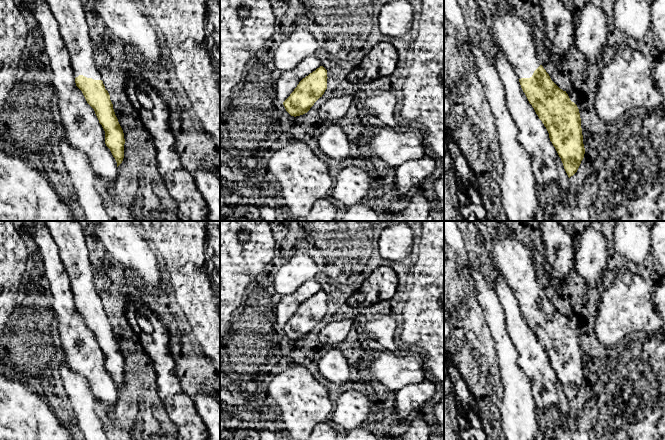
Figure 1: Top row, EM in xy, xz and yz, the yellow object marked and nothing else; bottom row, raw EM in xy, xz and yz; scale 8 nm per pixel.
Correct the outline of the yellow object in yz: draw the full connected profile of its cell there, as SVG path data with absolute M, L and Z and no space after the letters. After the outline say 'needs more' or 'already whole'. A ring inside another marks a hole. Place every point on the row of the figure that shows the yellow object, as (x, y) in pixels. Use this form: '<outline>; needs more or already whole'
M496 0L493 11L493 28L496 38L509 63L514 67L523 92L534 108L539 119L546 127L550 141L555 147L564 169L570 178L573 176L584 158L585 148L581 128L581 118L577 105L550 78L537 57L532 27L514 11L514 7L505 0Z; needs more

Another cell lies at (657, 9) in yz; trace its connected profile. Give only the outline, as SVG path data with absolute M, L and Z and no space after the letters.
M653 0L650 5L651 31L665 49L665 0Z

